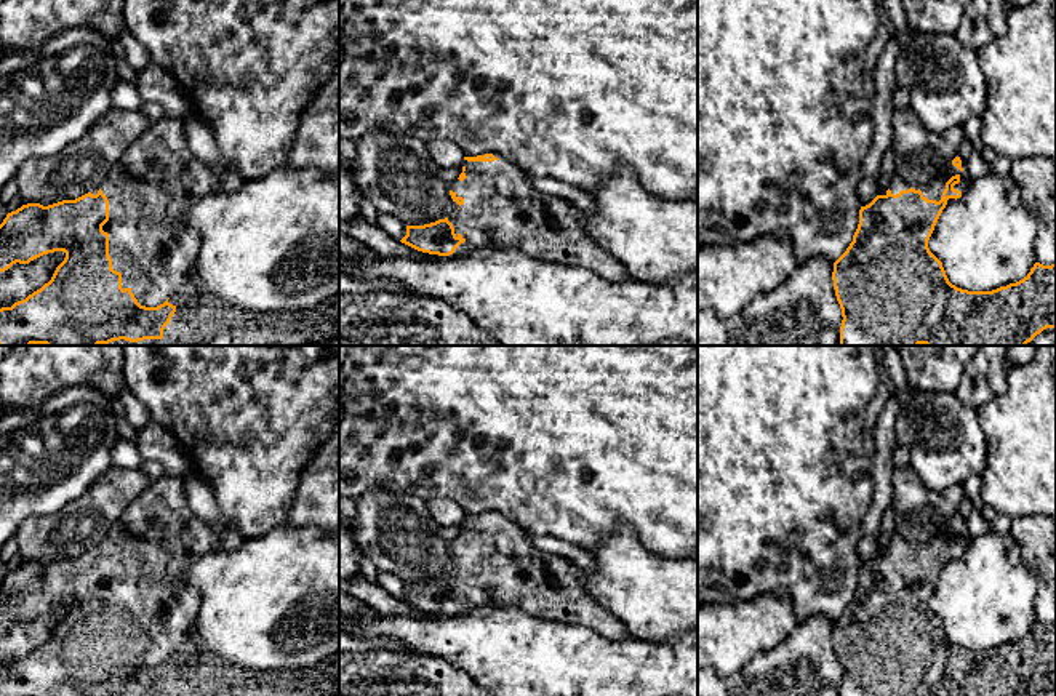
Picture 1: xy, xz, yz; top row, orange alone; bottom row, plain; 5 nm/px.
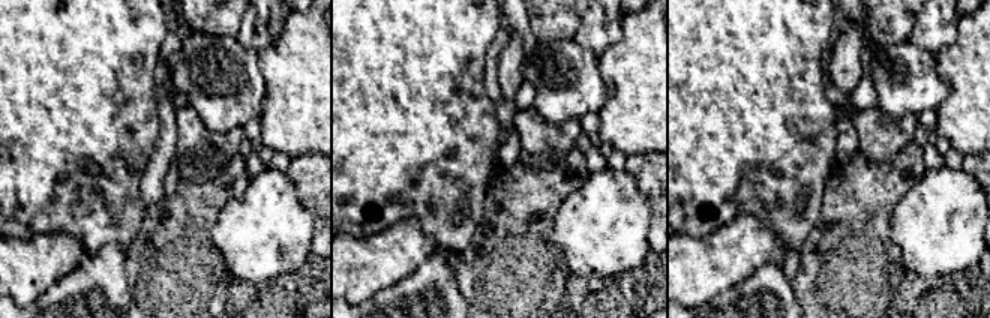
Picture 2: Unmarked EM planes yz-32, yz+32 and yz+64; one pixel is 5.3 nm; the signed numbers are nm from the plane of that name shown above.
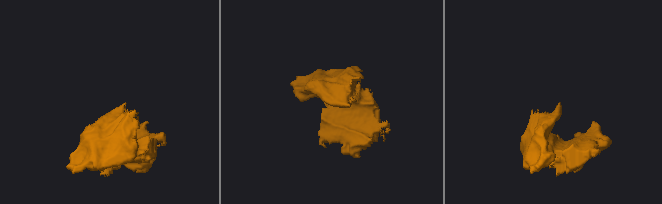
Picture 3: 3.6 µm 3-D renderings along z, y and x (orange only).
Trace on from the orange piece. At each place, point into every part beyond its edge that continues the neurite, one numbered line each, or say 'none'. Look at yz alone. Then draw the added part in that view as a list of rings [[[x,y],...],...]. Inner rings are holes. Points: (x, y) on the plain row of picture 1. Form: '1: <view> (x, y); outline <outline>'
1: yz (933, 548); outline [[[955,512],[949,523],[944,525],[931,539],[922,542],[910,542],[894,531],[890,539],[890,549],[896,554],[901,549],[907,549],[910,546],[915,549],[920,547],[923,555],[926,555],[928,558],[939,560],[946,547],[946,541],[955,533],[960,534],[960,541],[955,542],[954,547],[960,549],[963,554],[968,549],[973,538],[968,533],[966,518],[962,517],[958,512]]]

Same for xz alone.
1: xz (501, 567); outline [[[494,515],[494,520],[464,518],[461,531],[464,530],[467,536],[448,542],[456,555],[464,557],[461,565],[453,560],[448,579],[456,595],[461,592],[466,598],[450,614],[466,614],[485,605],[517,606],[536,619],[584,626],[608,638],[630,635],[626,626],[589,594],[581,568],[557,554],[538,549],[523,528],[506,517]]]

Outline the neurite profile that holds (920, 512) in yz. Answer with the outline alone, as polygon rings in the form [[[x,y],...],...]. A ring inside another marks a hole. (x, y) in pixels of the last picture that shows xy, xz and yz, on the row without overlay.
[[[894,467],[891,475],[894,531],[910,542],[931,539],[958,512],[962,485],[936,491],[926,488],[910,467]]]

